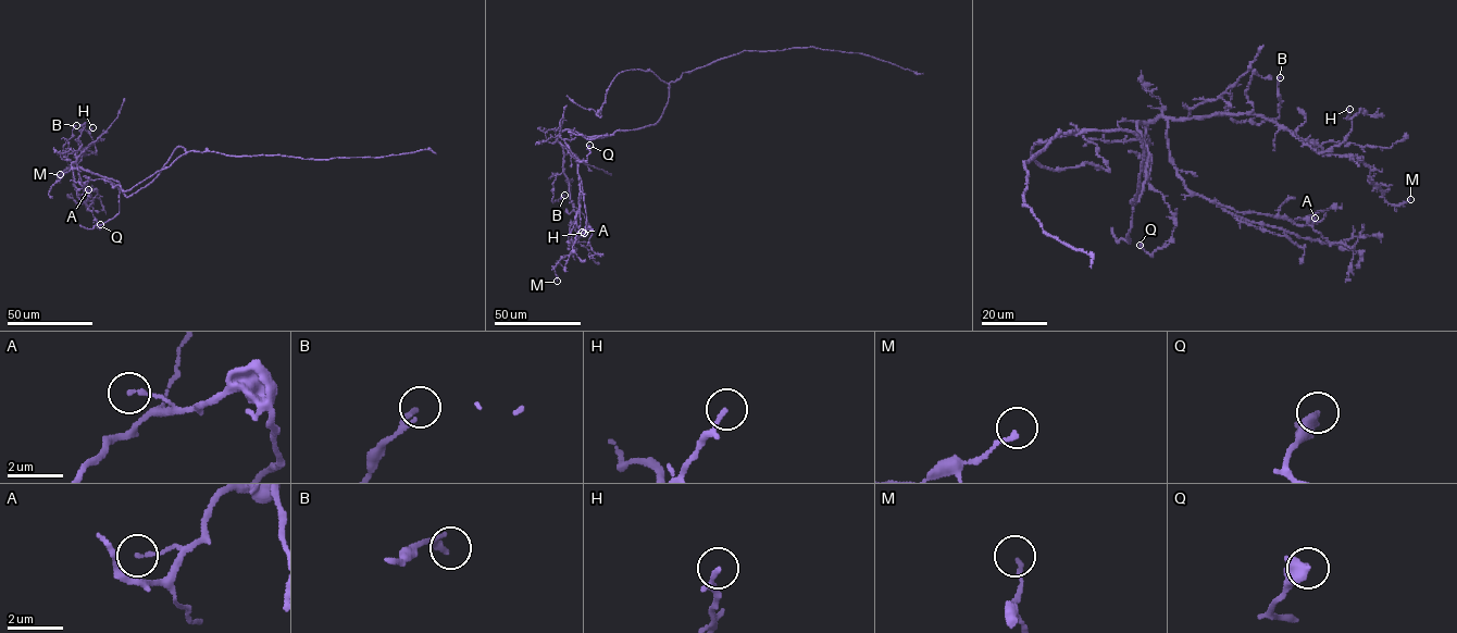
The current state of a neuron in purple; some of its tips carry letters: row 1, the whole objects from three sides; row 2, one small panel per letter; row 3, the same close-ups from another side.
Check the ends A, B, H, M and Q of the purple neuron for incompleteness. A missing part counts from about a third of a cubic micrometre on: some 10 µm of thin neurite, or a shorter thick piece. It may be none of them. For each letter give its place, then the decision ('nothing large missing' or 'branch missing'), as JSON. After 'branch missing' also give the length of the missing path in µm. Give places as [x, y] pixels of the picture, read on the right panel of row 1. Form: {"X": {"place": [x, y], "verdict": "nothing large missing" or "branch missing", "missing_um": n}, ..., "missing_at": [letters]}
{"A": {"place": [1315, 218], "verdict": "nothing large missing"}, "B": {"place": [1280, 77], "verdict": "nothing large missing"}, "H": {"place": [1349, 109], "verdict": "nothing large missing"}, "M": {"place": [1410, 199], "verdict": "nothing large missing"}, "Q": {"place": [1140, 245], "verdict": "nothing large missing"}, "missing_at": []}

